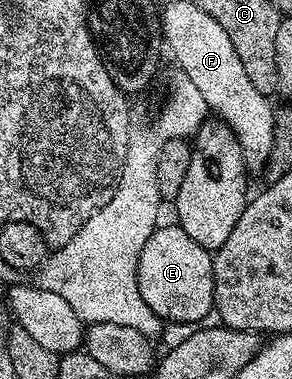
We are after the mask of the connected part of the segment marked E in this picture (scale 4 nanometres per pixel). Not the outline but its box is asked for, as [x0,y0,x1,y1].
[138,223,214,325]

